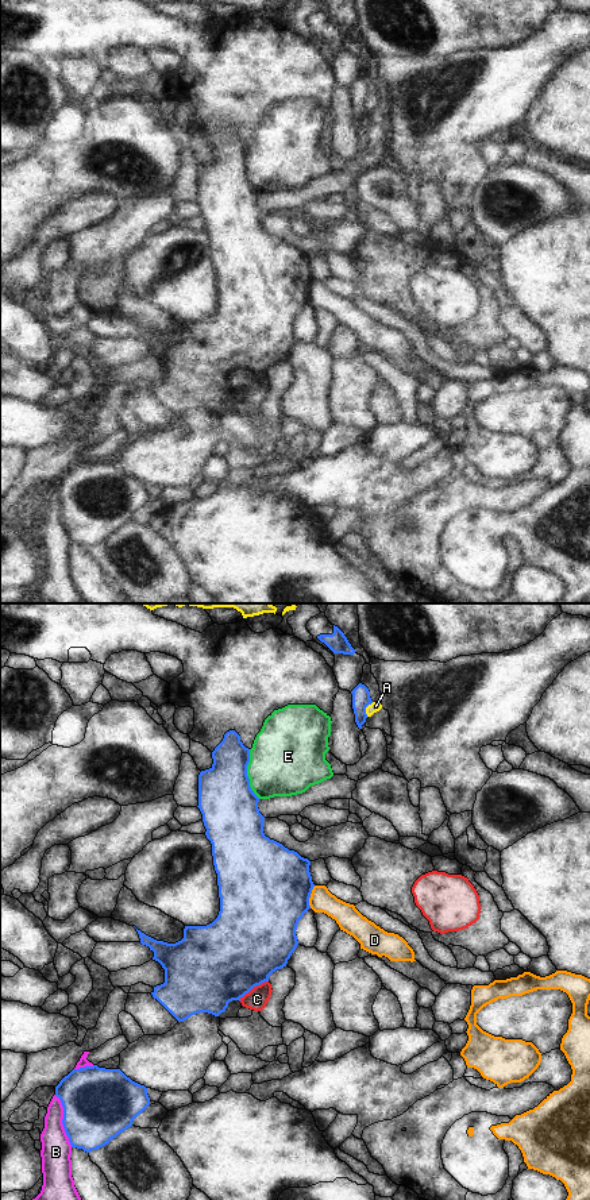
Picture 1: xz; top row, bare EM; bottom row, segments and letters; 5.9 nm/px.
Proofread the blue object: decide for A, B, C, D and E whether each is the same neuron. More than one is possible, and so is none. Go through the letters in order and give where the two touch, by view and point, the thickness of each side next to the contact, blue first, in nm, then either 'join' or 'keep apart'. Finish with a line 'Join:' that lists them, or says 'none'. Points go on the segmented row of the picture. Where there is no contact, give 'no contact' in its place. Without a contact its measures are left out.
A: xz (365, 709) | 110/60 nm | keep apart
B: xz (62, 1121) | 420/180 nm | keep apart
C: xz (253, 987) | 480/130 nm | keep apart
D: xz (309, 896) | 500/140 nm | keep apart
E: xz (246, 774) | 340/420 nm | keep apart
Join: none

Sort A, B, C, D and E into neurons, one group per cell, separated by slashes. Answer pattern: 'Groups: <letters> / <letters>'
Groups: A / B / C / D / E.

